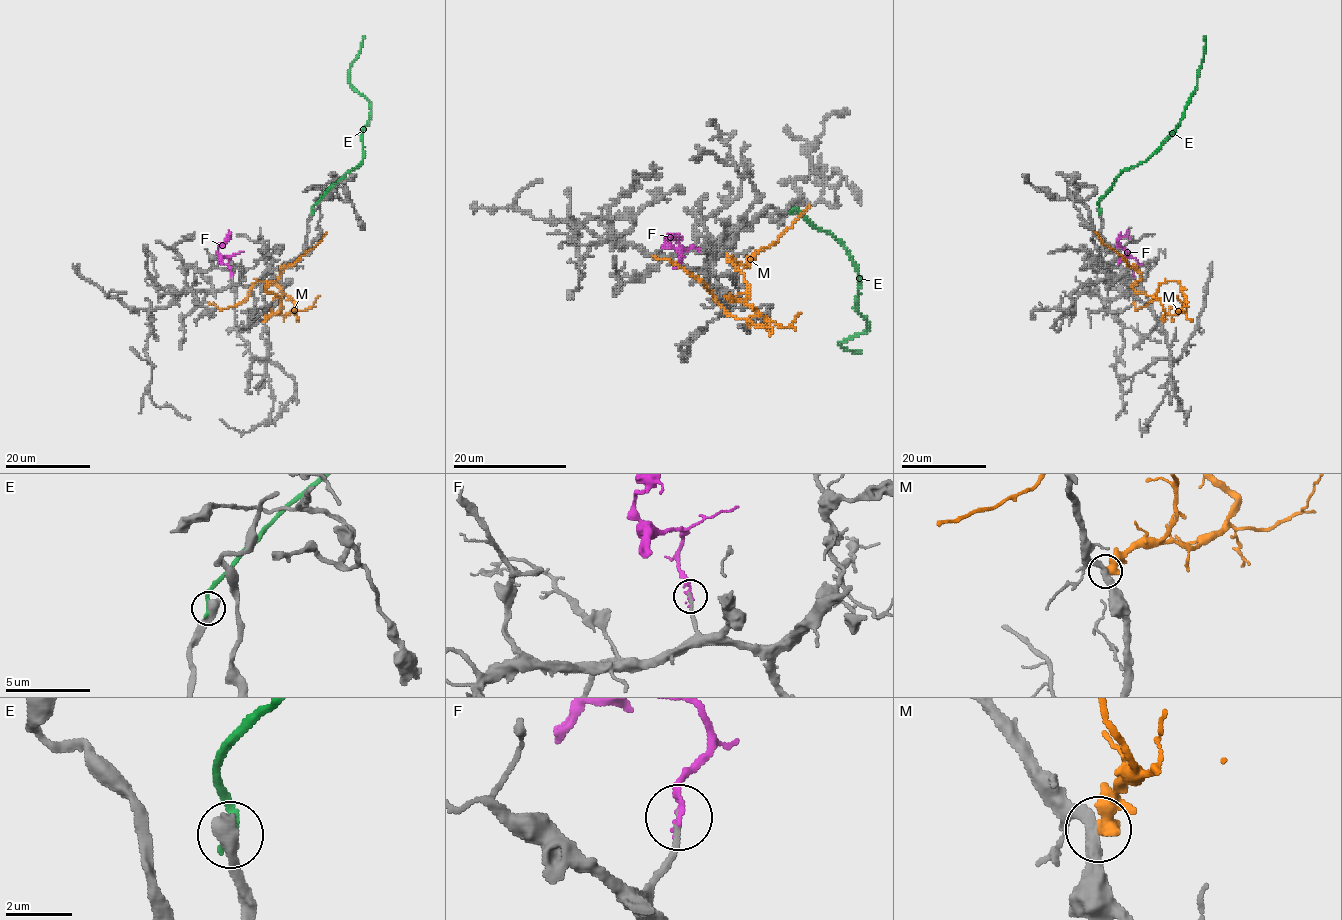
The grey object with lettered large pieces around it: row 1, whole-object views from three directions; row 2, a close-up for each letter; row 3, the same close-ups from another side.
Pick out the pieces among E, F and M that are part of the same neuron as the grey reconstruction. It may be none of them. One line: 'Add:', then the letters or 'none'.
Add: F

